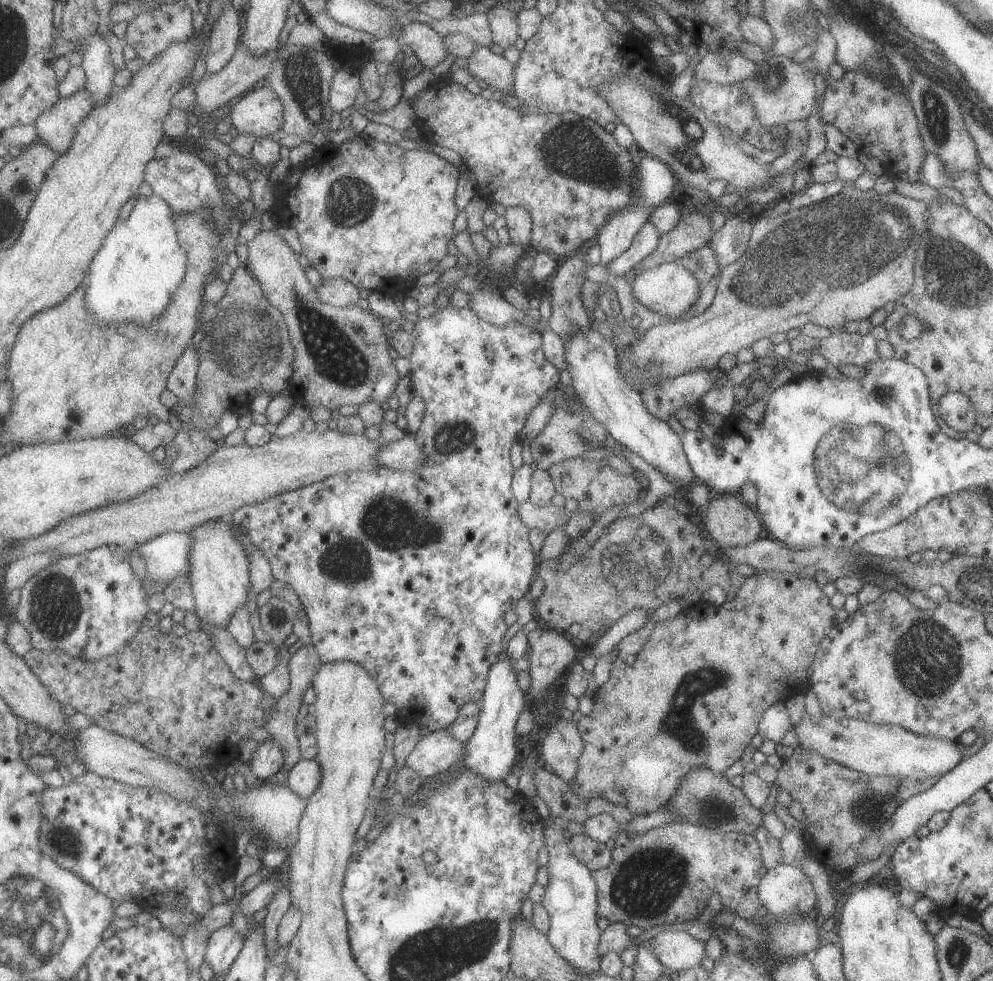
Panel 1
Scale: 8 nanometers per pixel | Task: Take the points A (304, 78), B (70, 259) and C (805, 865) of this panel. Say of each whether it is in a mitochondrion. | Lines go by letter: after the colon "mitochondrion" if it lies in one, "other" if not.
A: mitochondrion
B: other
C: other

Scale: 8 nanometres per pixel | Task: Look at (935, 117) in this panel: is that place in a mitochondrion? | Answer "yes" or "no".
yes

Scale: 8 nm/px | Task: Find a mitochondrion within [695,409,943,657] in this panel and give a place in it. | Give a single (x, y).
(865, 468)

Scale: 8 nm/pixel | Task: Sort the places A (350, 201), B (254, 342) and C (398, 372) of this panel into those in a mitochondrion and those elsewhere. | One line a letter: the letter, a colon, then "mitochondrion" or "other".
A: mitochondrion
B: mitochondrion
C: other

